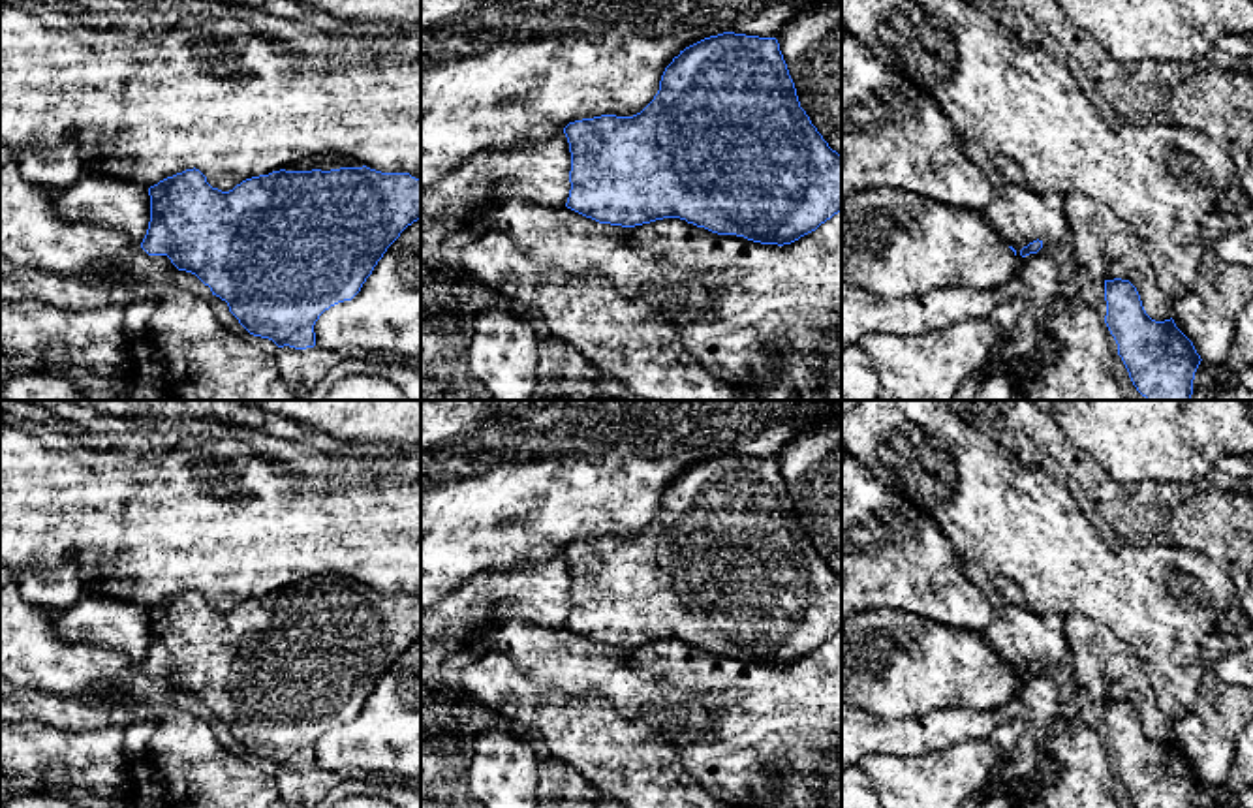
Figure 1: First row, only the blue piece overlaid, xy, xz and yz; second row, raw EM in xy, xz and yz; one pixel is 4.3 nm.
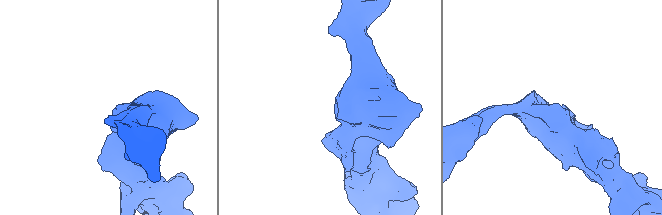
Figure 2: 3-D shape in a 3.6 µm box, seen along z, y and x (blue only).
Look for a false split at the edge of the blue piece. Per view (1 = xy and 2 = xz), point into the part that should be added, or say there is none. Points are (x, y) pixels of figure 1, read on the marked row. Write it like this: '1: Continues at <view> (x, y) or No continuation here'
1: No continuation here
2: No continuation here

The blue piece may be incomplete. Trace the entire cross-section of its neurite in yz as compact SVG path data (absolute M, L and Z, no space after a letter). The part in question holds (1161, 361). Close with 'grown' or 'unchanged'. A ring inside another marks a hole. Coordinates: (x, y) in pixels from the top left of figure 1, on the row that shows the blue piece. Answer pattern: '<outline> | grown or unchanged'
M1105 280L1105 301L1105 323L1137 391L1148 400L1189 400L1202 359L1174 319L1152 319L1129 280Z | unchanged

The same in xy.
M340 167L331 171L312 169L312 171L272 171L269 175L259 175L242 180L229 192L212 188L207 177L199 169L186 169L173 177L160 180L148 188L150 195L150 222L141 248L148 256L167 256L178 271L195 274L205 286L210 287L212 295L227 303L229 312L239 319L239 323L254 336L269 338L278 348L289 346L295 350L306 350L316 346L314 325L319 316L331 306L351 301L372 274L378 261L383 257L387 248L400 237L400 233L421 218L421 180L410 173L381 173L363 167Z | unchanged

